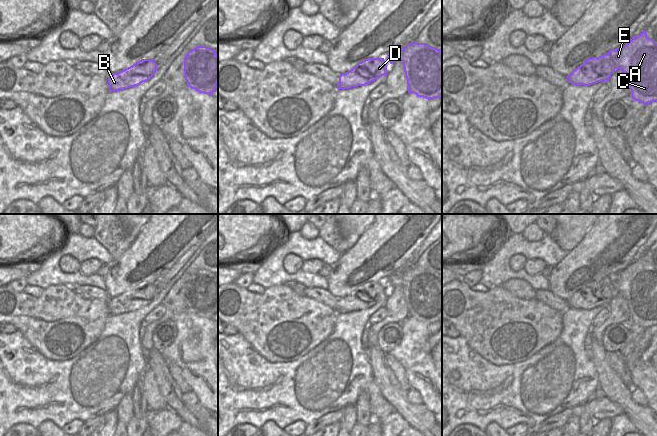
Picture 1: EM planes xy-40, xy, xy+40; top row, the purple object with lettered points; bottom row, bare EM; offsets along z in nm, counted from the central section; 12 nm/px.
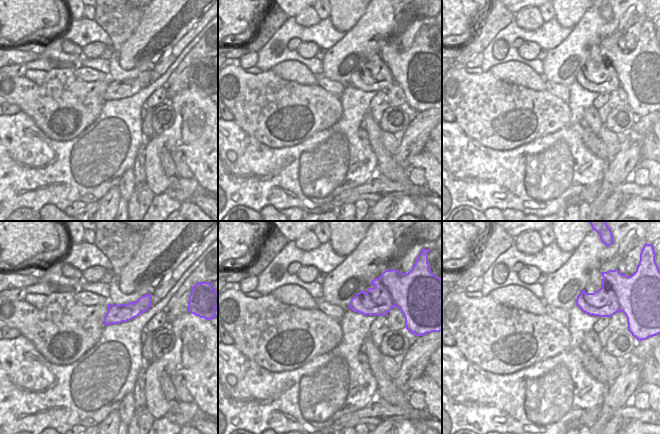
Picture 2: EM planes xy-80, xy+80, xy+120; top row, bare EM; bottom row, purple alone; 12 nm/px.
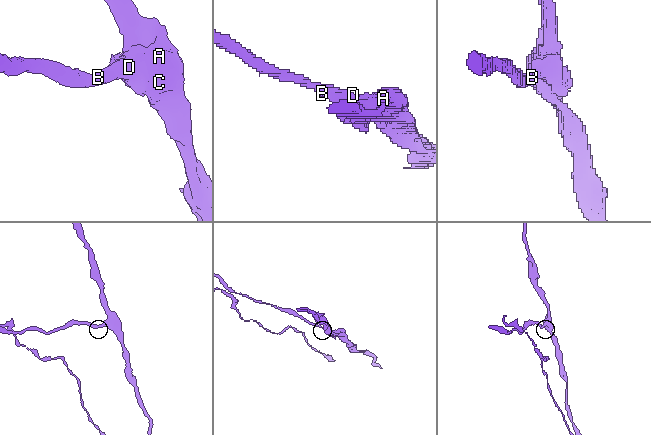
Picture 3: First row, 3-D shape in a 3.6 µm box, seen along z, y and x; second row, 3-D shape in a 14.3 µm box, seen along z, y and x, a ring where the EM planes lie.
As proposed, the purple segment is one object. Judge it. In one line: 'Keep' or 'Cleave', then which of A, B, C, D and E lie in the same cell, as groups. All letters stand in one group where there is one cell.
Cleave. Groups: A C D E / B.

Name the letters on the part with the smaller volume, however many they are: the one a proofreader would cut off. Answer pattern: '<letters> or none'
B

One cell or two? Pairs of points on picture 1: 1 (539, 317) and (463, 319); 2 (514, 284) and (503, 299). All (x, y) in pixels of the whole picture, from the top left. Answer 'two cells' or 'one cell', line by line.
1: one cell
2: two cells

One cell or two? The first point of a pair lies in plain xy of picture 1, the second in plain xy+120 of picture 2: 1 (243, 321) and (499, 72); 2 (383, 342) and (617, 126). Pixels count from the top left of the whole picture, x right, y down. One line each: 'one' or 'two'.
1: two
2: one

